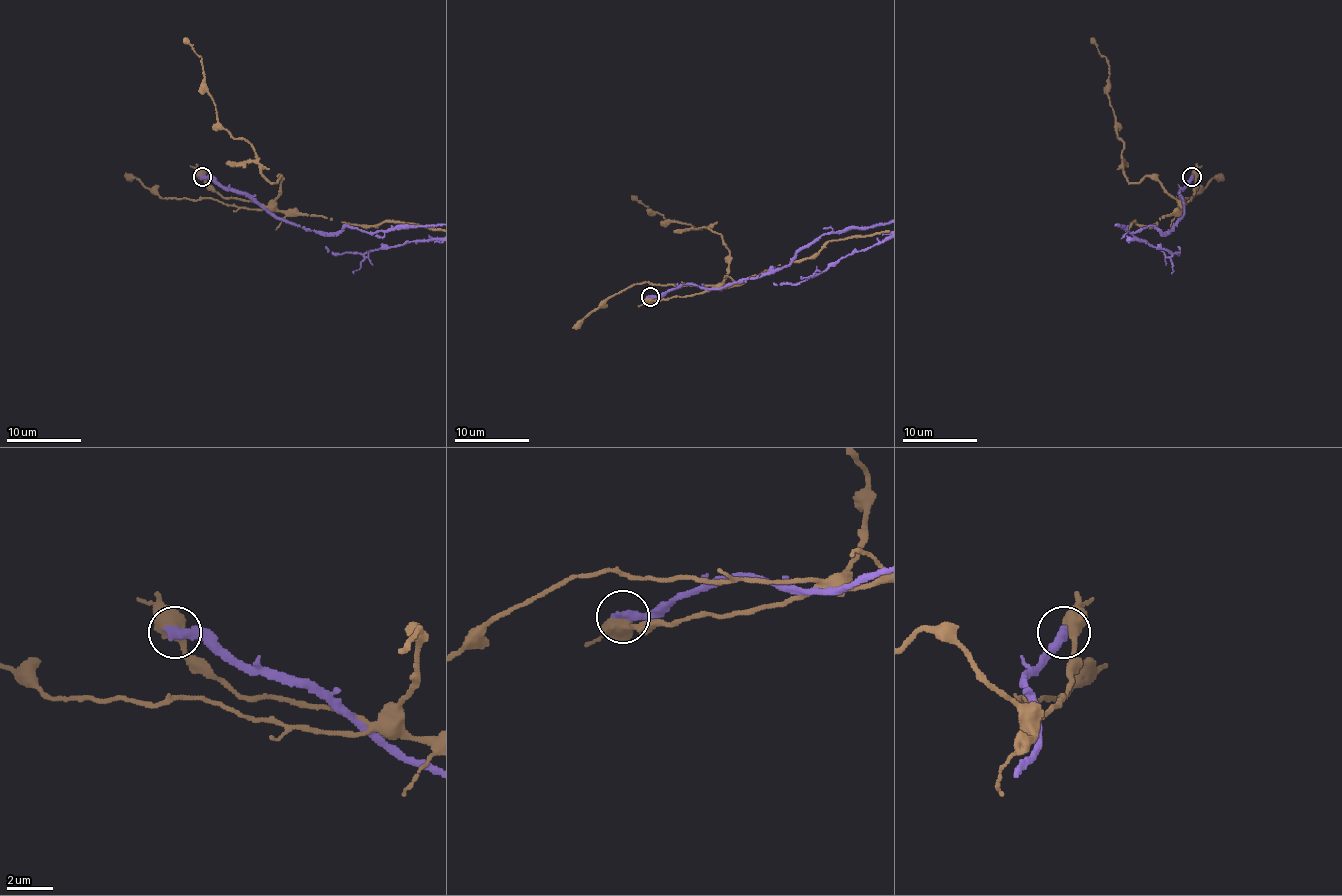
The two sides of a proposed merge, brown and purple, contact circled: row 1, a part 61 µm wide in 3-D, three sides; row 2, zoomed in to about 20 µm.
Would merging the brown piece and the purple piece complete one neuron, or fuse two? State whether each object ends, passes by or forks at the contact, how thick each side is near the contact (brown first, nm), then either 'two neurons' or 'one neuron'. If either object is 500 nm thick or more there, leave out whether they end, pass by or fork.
550/440 nm | two neurons

